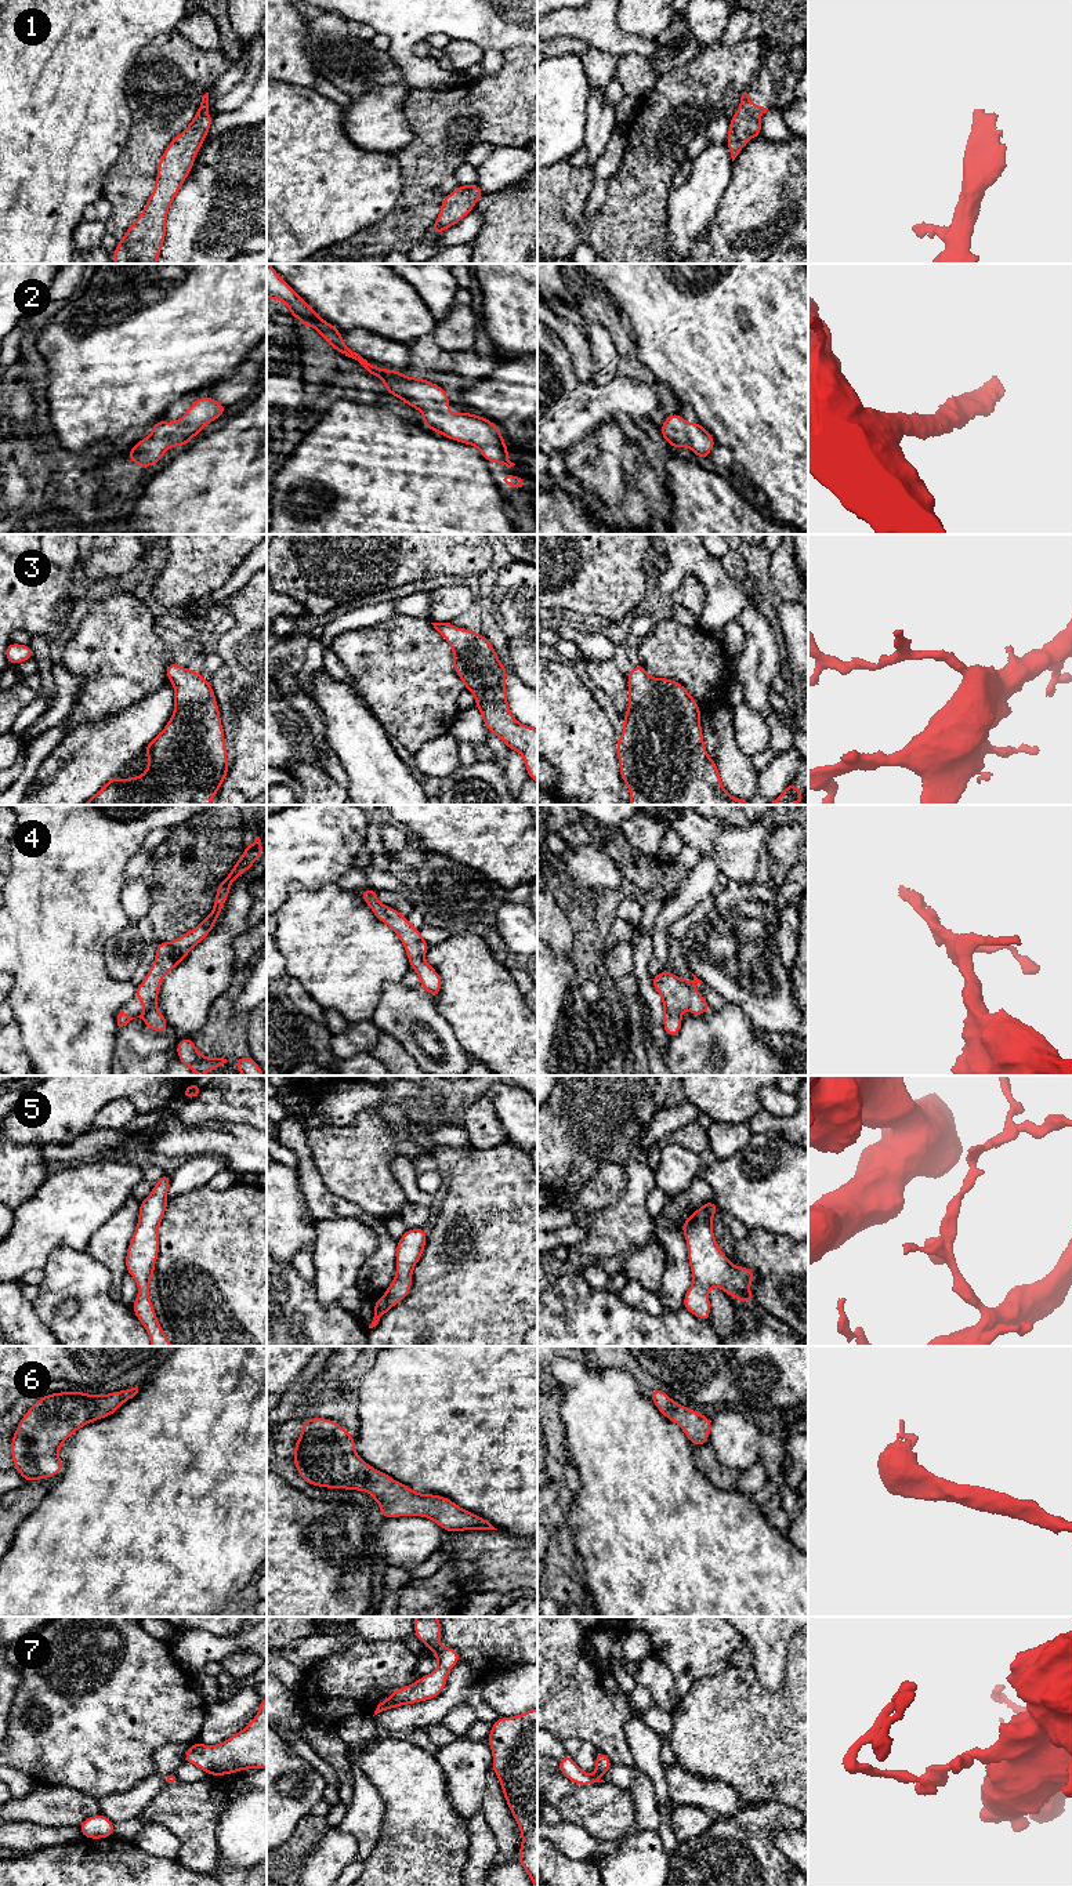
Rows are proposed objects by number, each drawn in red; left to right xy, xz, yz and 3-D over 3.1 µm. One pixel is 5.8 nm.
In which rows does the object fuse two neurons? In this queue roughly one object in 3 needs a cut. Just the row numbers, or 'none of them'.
none of them

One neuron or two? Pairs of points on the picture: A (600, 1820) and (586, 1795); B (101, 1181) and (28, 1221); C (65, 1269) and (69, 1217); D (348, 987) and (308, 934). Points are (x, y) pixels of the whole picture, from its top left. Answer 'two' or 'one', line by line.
A: one
B: one
C: two
D: one

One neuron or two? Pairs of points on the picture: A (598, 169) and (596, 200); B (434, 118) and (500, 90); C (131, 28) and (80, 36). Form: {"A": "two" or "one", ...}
{"A": "one", "B": "one", "C": "one"}

